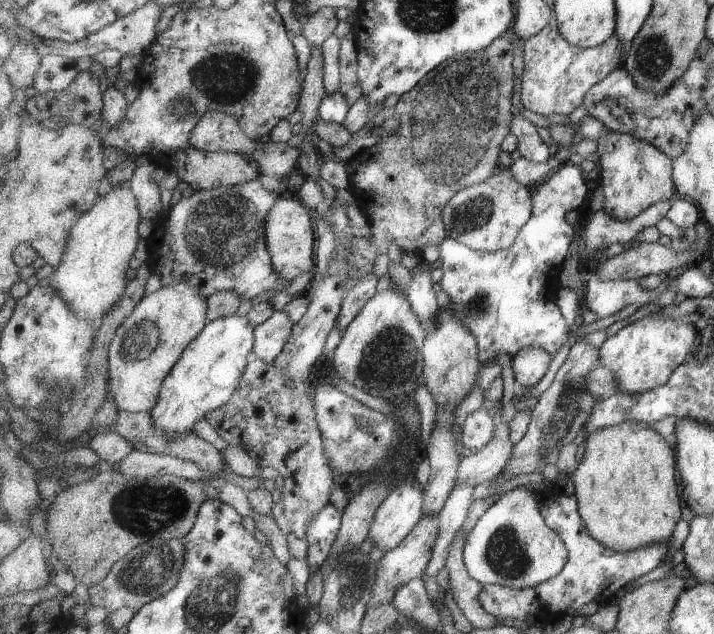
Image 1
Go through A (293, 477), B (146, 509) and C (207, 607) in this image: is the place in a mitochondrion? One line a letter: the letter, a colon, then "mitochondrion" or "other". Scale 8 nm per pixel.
A: other
B: mitochondrion
C: mitochondrion

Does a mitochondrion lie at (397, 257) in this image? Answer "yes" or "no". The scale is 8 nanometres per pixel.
no

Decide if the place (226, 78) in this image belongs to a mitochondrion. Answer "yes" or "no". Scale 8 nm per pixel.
yes

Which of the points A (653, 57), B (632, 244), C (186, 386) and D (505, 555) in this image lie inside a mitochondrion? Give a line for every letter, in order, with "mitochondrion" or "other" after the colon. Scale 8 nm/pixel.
A: mitochondrion
B: other
C: other
D: mitochondrion

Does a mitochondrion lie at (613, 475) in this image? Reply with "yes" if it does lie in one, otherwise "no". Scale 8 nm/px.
no

